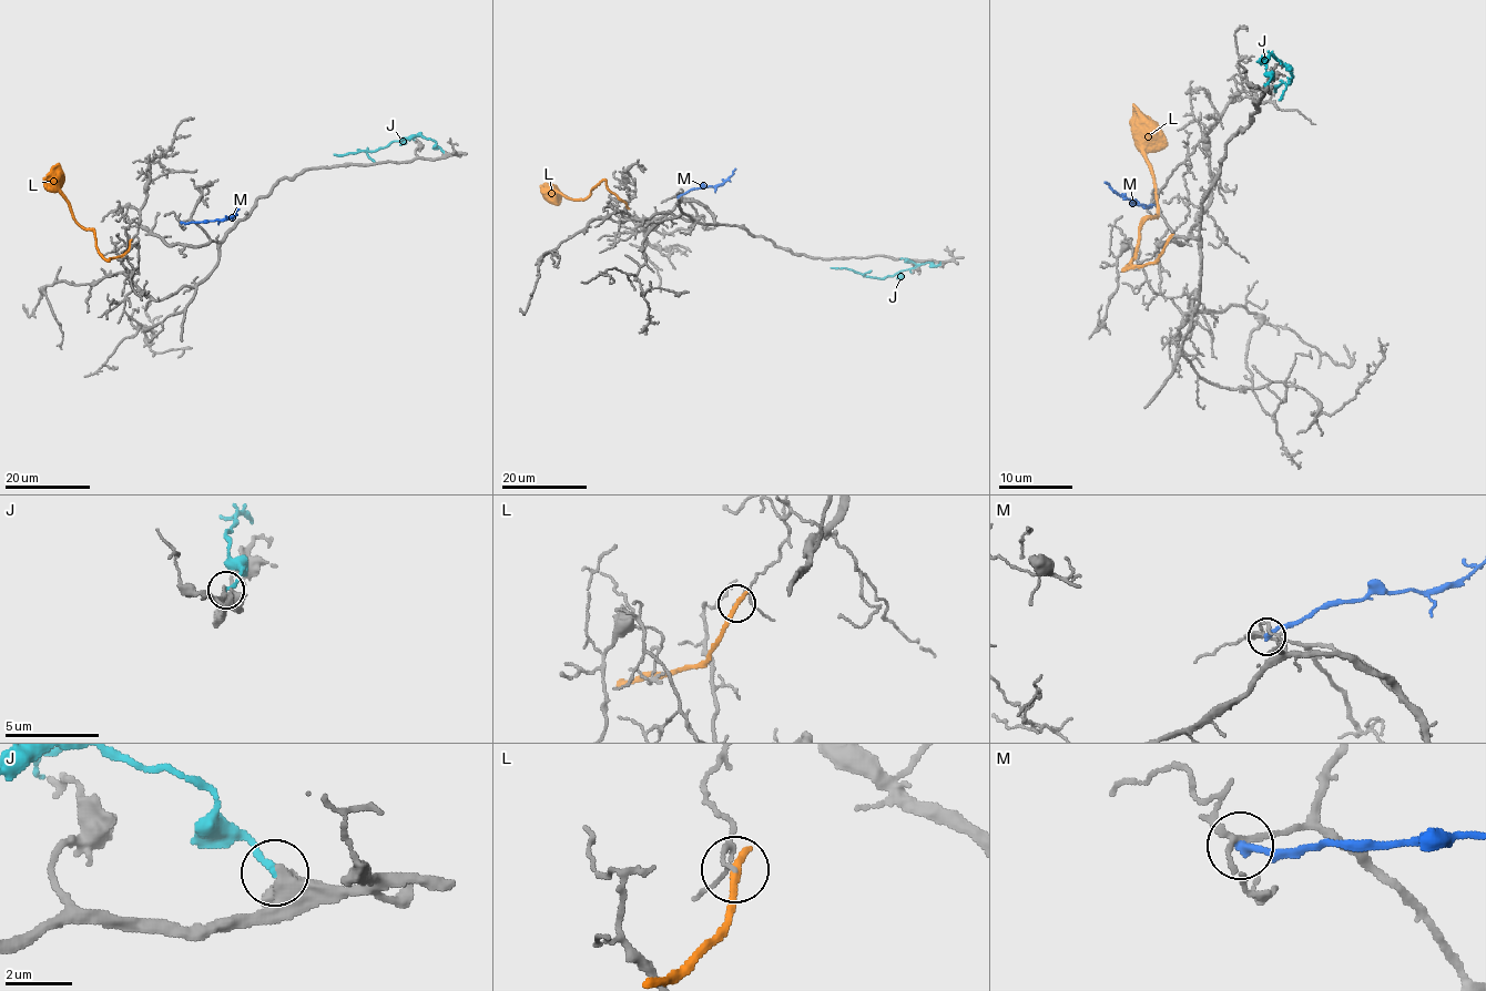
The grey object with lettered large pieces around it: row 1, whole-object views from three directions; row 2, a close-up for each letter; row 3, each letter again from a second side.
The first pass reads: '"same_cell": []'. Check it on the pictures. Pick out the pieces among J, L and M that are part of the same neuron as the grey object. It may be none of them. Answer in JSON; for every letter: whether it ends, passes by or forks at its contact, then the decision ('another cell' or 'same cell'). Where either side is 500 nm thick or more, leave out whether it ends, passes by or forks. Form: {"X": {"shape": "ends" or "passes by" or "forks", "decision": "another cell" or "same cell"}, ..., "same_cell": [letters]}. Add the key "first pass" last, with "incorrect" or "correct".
{"J": {"shape": "ends", "decision": "another cell"}, "L": {"shape": "ends", "decision": "another cell"}, "M": {"shape": "ends", "decision": "another cell"}, "same_cell": [], "first pass": "correct"}

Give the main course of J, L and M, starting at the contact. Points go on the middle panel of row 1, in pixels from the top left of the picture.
J: (940, 262), (937, 265), (928, 262), (881, 278), (830, 267)
L: (627, 206), (603, 180), (580, 198), (566, 196), (553, 185)
M: (678, 196), (693, 190), (722, 185), (735, 169)

